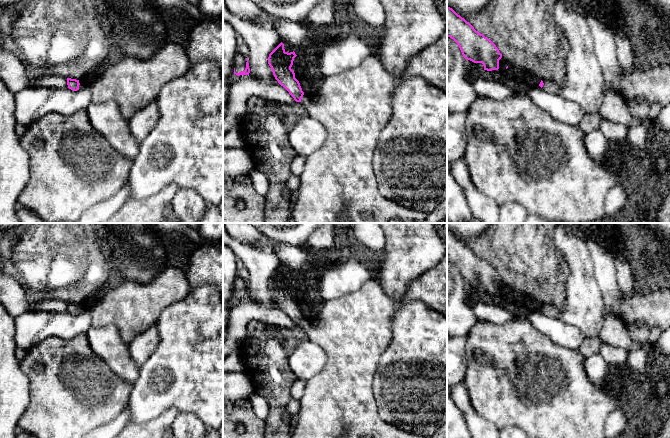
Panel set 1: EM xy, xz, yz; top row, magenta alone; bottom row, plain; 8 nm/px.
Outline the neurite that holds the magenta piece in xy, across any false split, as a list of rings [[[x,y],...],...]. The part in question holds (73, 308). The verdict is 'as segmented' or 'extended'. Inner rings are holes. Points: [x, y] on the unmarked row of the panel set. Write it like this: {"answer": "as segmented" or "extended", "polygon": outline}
{"answer": "extended", "polygon": [[[168,267],[149,282],[125,280],[115,288],[104,290],[91,302],[67,302],[67,309],[74,315],[89,313],[92,318],[91,326],[95,328],[115,325],[122,340],[129,344],[137,335],[155,325],[166,307],[184,299],[190,291],[186,273],[181,269]]]}

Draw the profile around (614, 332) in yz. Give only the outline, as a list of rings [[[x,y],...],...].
[[[607,315],[601,330],[601,340],[607,345],[623,348],[627,351],[633,342],[627,326],[614,315]]]

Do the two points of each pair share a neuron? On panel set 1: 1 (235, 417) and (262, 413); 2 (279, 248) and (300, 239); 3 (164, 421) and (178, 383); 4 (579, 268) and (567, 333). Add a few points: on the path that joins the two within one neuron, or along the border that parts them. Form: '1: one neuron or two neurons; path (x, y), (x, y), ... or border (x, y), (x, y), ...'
1: two neurons; border (249, 399), (253, 412), (264, 420)
2: two neurons; border (267, 237), (274, 241), (306, 248)
3: two neurons; border (178, 411), (170, 407), (148, 421)
4: two neurons; border (560, 318), (565, 322), (575, 325), (585, 337)

